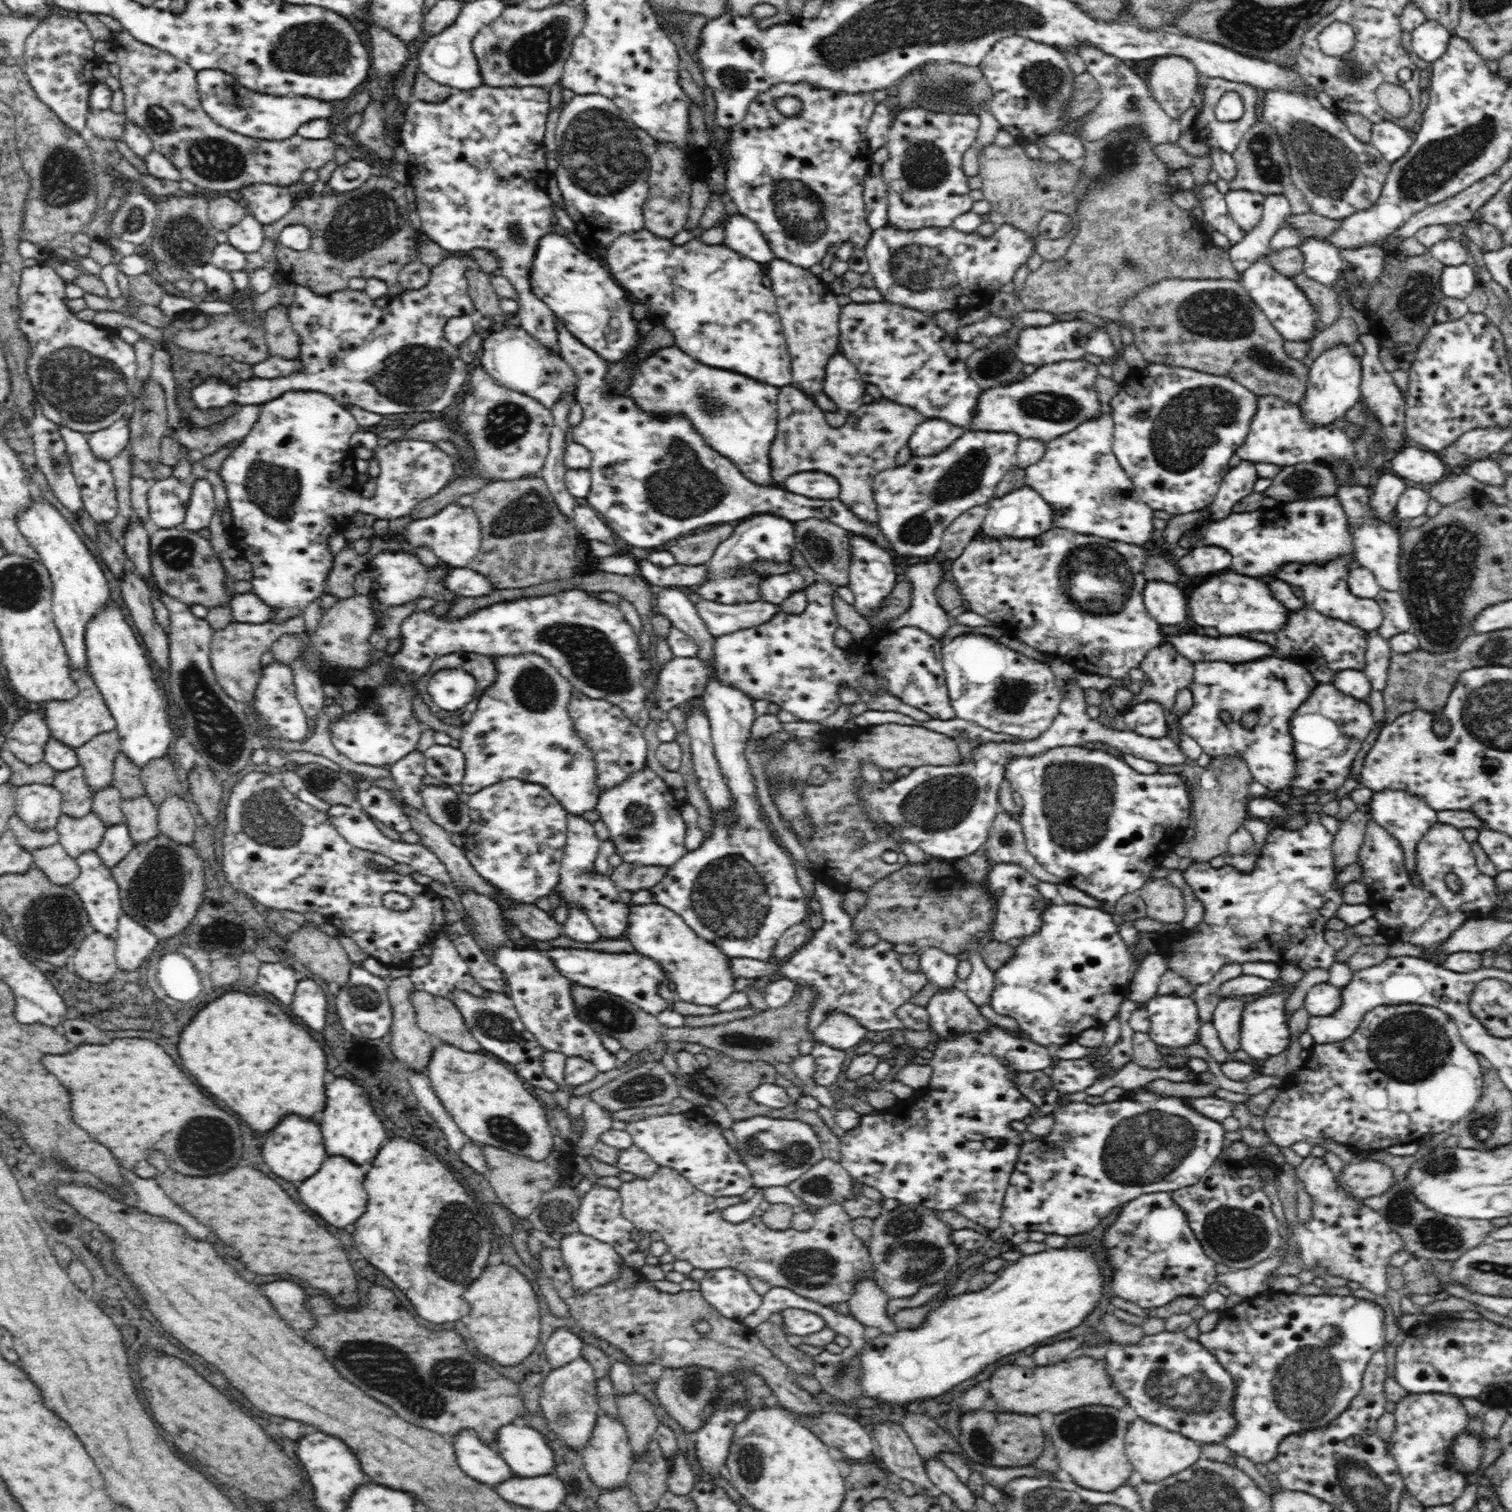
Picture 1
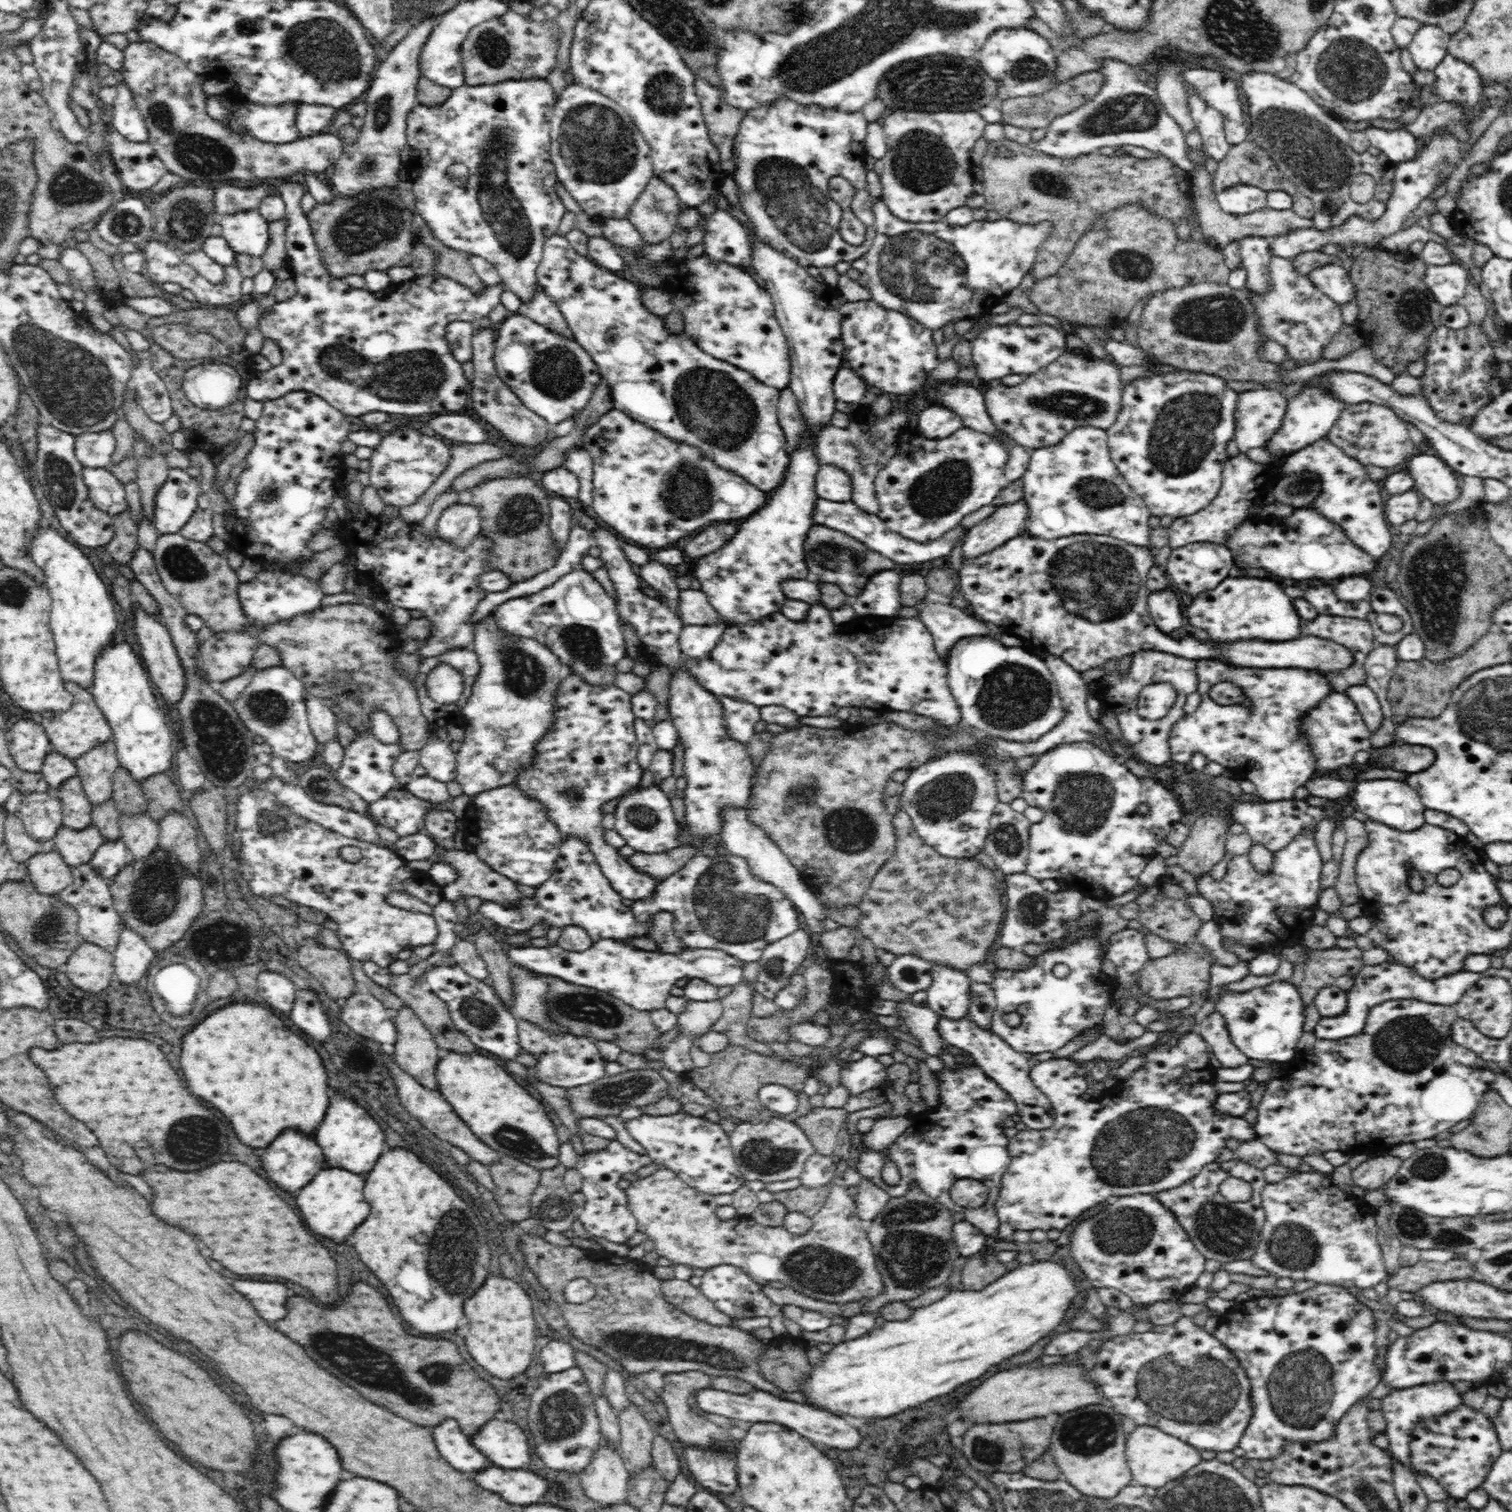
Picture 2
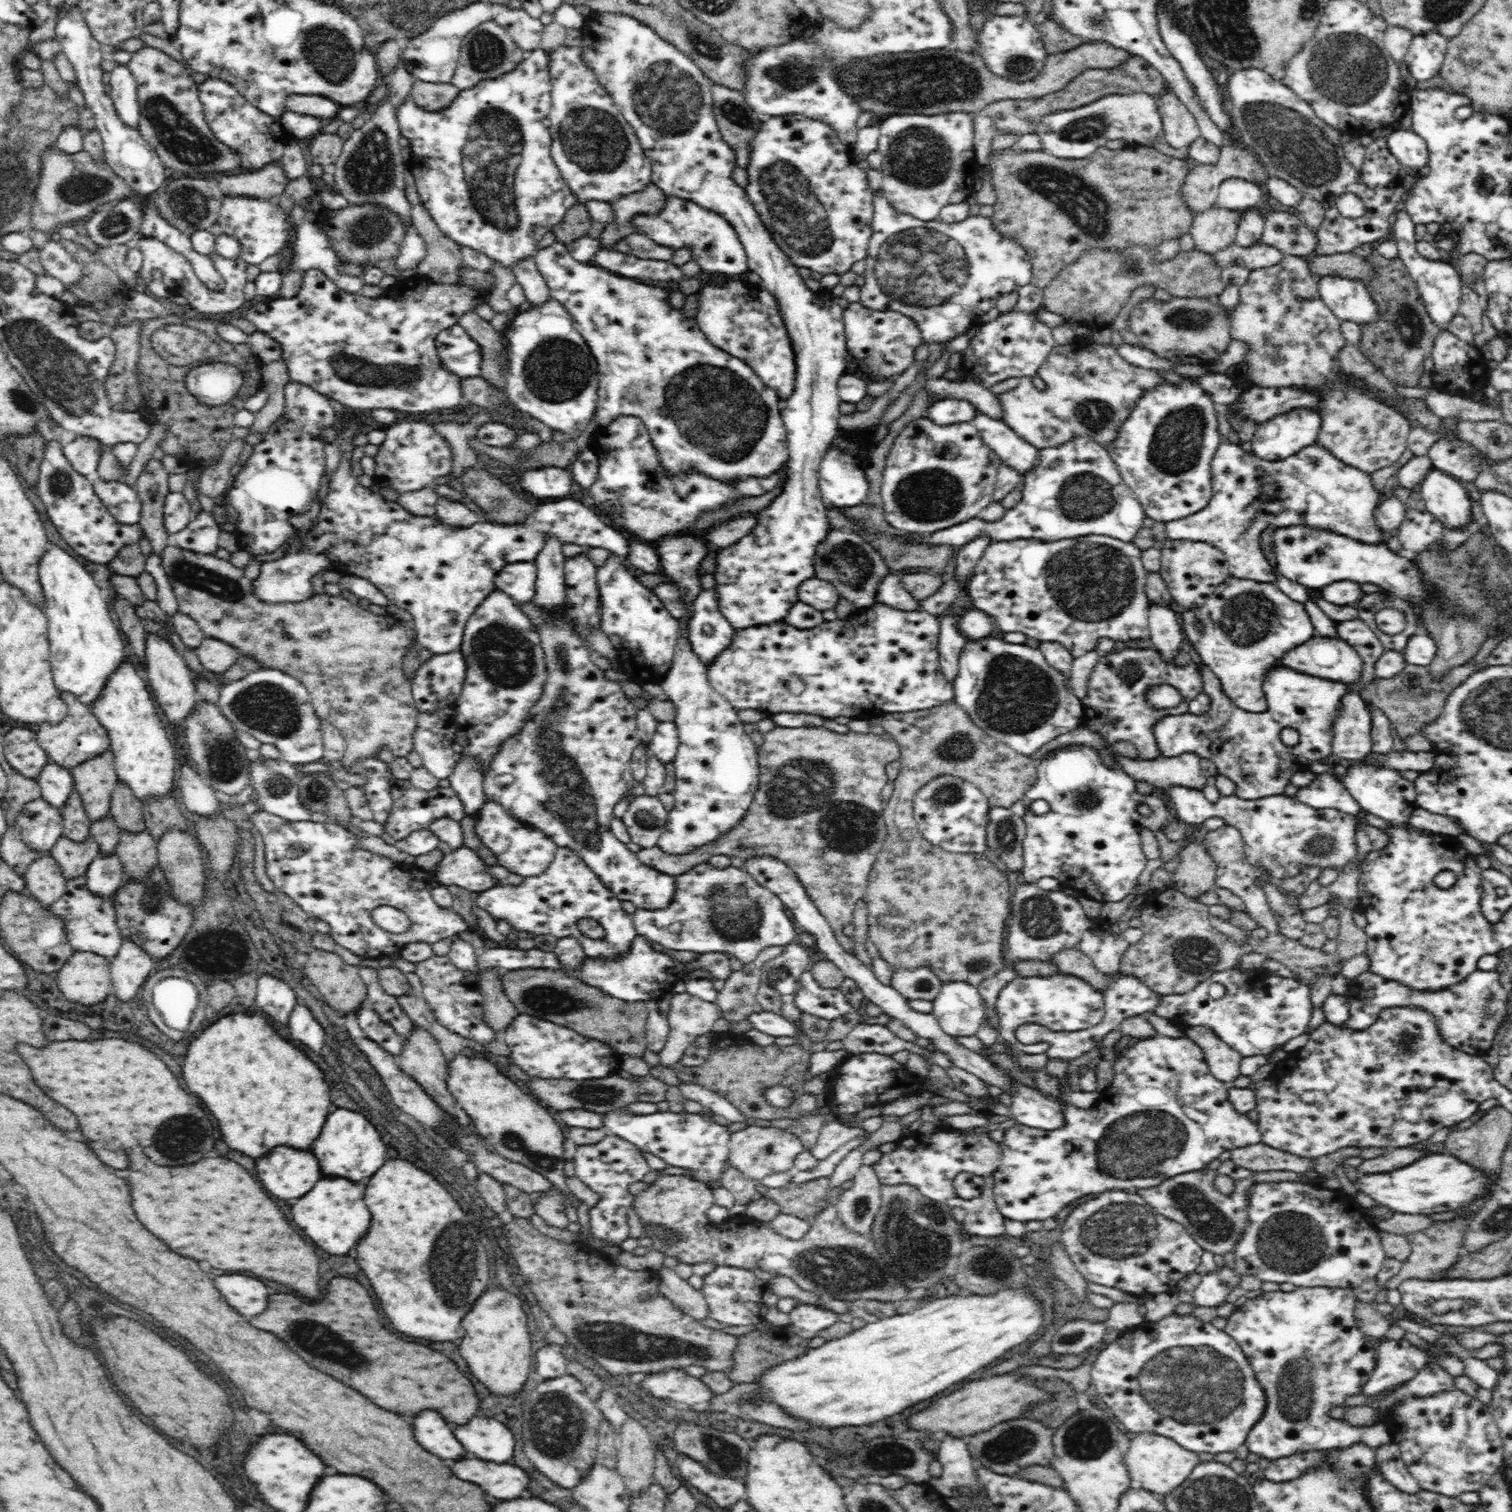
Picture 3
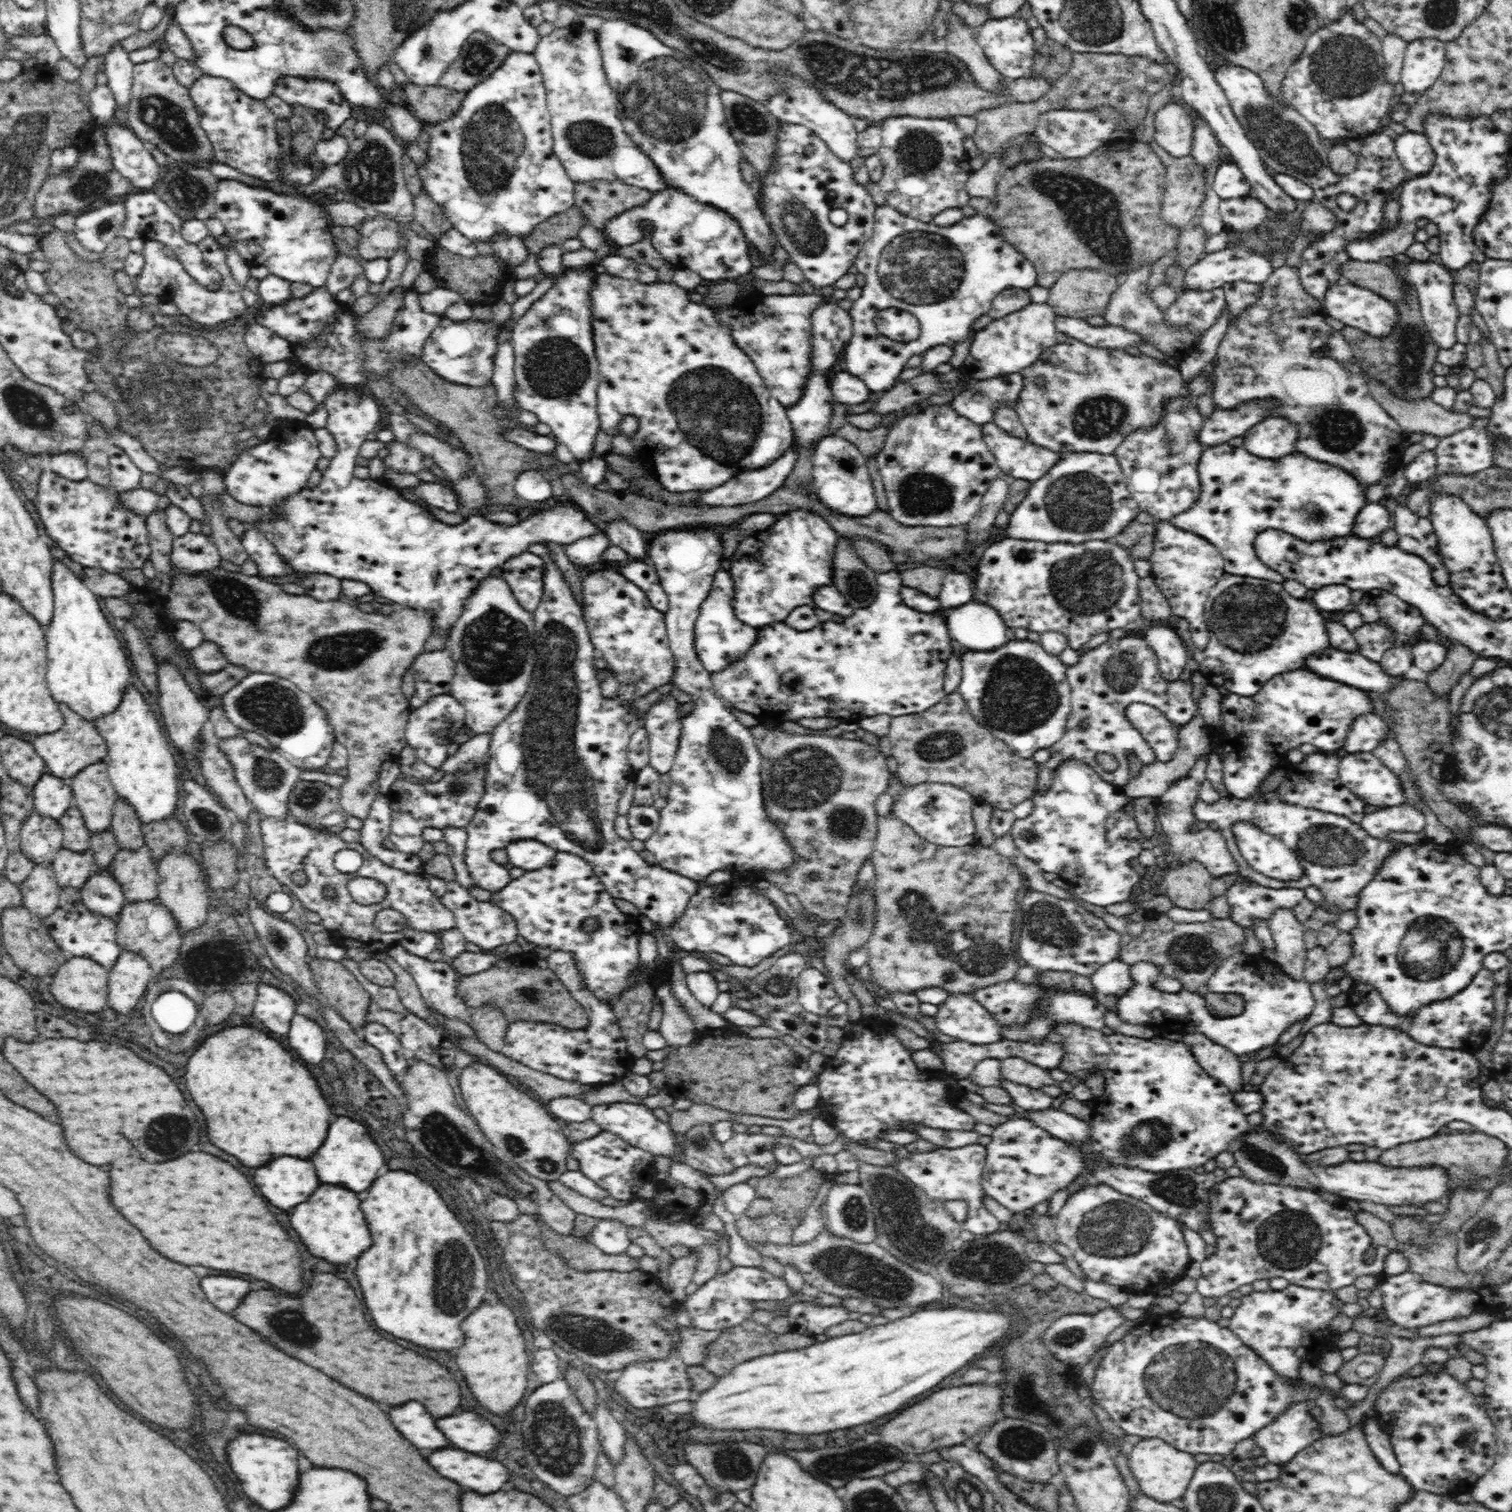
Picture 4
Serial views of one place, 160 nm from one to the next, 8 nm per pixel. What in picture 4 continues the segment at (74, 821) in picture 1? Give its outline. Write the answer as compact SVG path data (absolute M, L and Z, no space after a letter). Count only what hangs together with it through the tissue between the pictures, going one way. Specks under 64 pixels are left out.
M62 847L50 865L61 888L81 889L90 875L97 870L94 854L90 849L72 852L69 848Z

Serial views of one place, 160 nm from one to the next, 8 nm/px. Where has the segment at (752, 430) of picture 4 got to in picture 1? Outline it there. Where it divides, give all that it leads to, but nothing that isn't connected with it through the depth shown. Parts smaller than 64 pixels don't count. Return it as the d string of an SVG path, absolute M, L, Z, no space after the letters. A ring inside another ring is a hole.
M561 233L545 235L539 241L529 279L532 292L545 302L570 334L610 365L634 352L644 337L638 331L639 321L632 317L634 303L628 300L624 287L616 283L603 262L575 248ZM674 344L653 351L635 364L626 394L640 410L650 416L685 416L693 424L696 432L706 440L706 444L720 455L728 457L746 478L765 486L776 484L772 481L769 453L777 430L778 387L759 380L750 380L748 376L738 376L736 372L722 372L722 368L710 368L684 354L684 351Z

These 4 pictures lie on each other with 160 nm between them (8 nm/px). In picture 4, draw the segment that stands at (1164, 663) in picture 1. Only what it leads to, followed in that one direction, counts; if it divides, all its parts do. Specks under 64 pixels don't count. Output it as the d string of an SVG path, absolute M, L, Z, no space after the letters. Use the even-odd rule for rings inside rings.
M1126 636L1126 638L1110 638L1110 640L1107 640L1104 644L1098 646L1098 648L1082 653L1080 661L1076 662L1074 666L1068 666L1066 677L1071 689L1072 712L1070 716L1068 716L1065 734L1056 744L1053 744L1053 746L1049 748L1049 752L1051 753L1050 758L1043 764L1037 765L1038 784L1036 784L1036 792L1048 793L1050 791L1053 782L1052 778L1054 778L1054 770L1058 768L1064 760L1076 759L1080 762L1090 764L1104 780L1110 782L1112 785L1122 786L1122 788L1128 784L1131 778L1131 775L1128 774L1128 754L1134 754L1144 766L1156 762L1157 756L1154 754L1152 747L1142 734L1129 722L1129 718L1126 717L1126 710L1129 704L1144 703L1153 706L1159 712L1162 712L1162 715L1166 716L1168 721L1176 727L1186 725L1194 718L1194 714L1198 711L1197 703L1194 702L1193 680L1189 682L1182 682L1182 680L1166 681L1158 669L1158 662L1154 650L1146 642L1146 639L1138 638L1138 636ZM1082 723L1088 723L1088 727L1081 729ZM1098 752L1112 754L1119 763L1118 767L1114 771L1106 771L1103 769L1098 765L1098 761L1096 761L1096 754L1098 754Z

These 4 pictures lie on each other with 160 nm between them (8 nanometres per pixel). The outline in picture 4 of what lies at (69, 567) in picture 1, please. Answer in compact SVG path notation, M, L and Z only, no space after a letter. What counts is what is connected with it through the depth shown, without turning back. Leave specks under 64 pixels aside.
M55 561L52 566L54 612L50 624L44 628L48 640L48 688L54 700L64 702L82 719L94 722L118 708L132 678L129 656L108 626L96 593L62 561Z

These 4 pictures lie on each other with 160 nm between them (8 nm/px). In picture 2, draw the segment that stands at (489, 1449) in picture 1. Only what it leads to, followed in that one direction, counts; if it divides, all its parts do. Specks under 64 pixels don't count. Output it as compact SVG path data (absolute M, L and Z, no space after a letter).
M444 1420L444 1424L434 1426L434 1444L457 1471L473 1473L492 1466L489 1457L472 1444L471 1437L460 1430L456 1420Z

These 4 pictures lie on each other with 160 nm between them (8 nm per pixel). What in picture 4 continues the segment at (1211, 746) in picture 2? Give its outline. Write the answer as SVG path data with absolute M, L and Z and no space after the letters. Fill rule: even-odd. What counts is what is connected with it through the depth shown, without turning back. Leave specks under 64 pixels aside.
M1296 670L1286 672L1282 676L1274 676L1254 696L1242 697L1231 693L1221 697L1220 701L1223 726L1215 731L1210 729L1211 740L1216 740L1212 741L1212 748L1219 745L1226 752L1222 760L1225 788L1230 792L1230 796L1242 800L1250 798L1266 780L1268 773L1285 762L1285 756L1290 749L1311 744L1322 753L1340 752L1354 720L1374 713L1374 705L1366 691L1320 677L1310 670ZM1132 703L1126 710L1126 717L1129 722L1142 734L1152 747L1157 760L1170 762L1176 752L1177 735L1180 728L1168 721L1153 706L1144 703Z

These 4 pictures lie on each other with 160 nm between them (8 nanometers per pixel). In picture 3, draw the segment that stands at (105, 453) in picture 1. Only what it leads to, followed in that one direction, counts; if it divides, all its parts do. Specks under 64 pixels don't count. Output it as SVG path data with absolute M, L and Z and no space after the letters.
M78 436L62 448L62 454L78 474L95 480L101 454L108 450L99 440L90 436Z

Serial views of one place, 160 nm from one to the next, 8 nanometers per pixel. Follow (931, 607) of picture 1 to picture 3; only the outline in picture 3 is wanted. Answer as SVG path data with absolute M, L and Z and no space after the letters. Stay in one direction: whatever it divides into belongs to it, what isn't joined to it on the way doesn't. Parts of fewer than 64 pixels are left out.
M938 615L940 632L938 638L939 664L946 681L952 683L959 674L959 657L967 640L957 627L957 617Z

